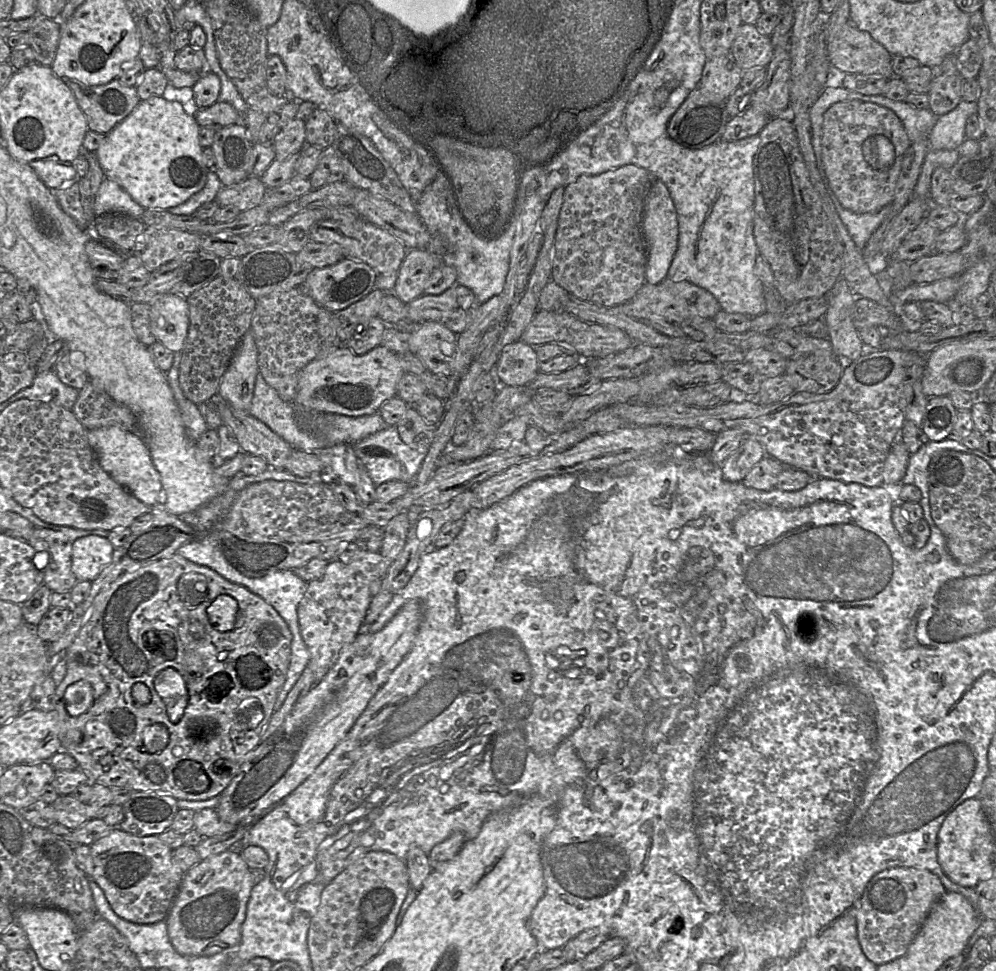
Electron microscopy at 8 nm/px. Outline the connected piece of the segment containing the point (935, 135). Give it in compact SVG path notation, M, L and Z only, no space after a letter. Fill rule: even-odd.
M975 102L960 103L949 113L940 115L929 134L929 146L933 150L957 150L966 139L965 126L967 119L977 114Z

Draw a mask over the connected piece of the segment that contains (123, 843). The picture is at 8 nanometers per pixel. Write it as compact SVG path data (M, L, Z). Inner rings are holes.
M114 827L110 833L98 839L90 846L90 856L93 867L92 873L90 874L90 879L95 881L97 885L102 889L111 908L120 918L136 924L153 924L165 920L173 904L173 901L178 893L182 878L185 874L185 872L183 872L179 866L173 863L171 851L172 849L170 849L159 838L159 836L152 835L152 836L138 837L133 834L122 831L119 827Z

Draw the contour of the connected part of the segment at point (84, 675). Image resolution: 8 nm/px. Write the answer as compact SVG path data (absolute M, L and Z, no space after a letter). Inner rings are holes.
M175 553L169 558L155 561L131 572L124 573L97 597L88 620L79 630L72 644L65 650L66 674L56 687L53 707L58 714L59 740L61 746L78 762L90 783L100 783L109 788L123 788L131 792L154 791L165 793L176 800L203 801L220 796L238 774L250 752L257 748L261 736L274 714L274 704L285 683L291 654L292 634L277 611L260 596L246 587L228 581L209 567L198 565ZM220 595L229 595L238 603L235 627L228 632L215 630L208 619L207 609ZM136 683L144 683L150 690L151 701L147 705L137 704L132 697ZM162 723L169 731L169 742L158 752L149 752L142 743L145 727Z

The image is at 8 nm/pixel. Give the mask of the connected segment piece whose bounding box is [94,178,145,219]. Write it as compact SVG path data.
M104 178L94 202L96 216L119 213L140 219L144 211L145 208L135 202L119 184L111 179Z

